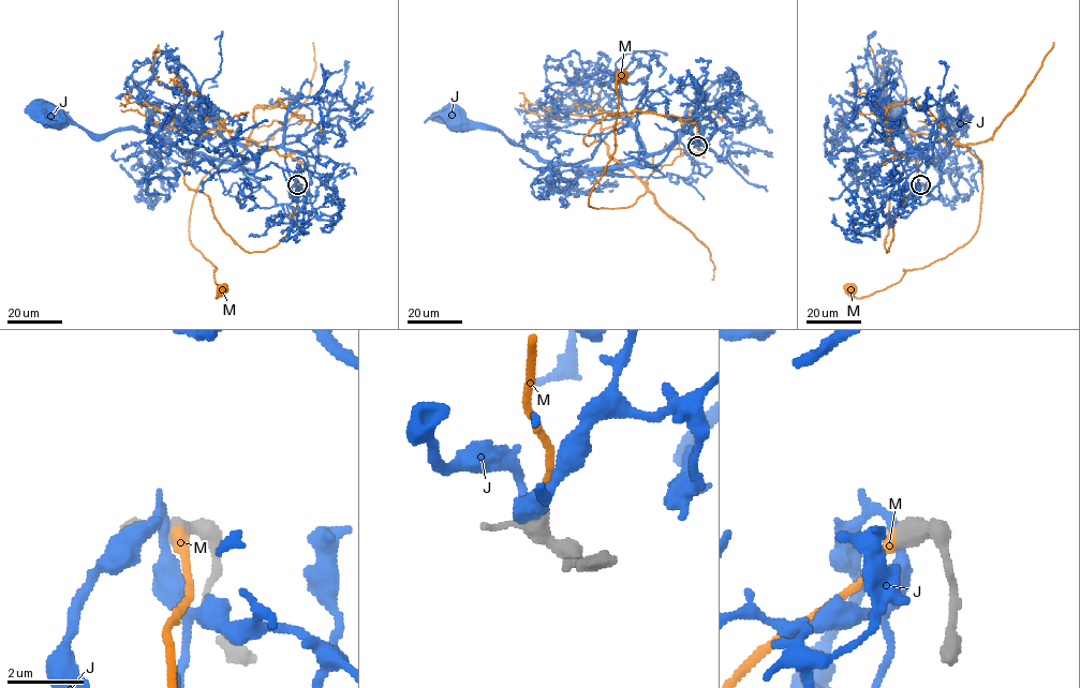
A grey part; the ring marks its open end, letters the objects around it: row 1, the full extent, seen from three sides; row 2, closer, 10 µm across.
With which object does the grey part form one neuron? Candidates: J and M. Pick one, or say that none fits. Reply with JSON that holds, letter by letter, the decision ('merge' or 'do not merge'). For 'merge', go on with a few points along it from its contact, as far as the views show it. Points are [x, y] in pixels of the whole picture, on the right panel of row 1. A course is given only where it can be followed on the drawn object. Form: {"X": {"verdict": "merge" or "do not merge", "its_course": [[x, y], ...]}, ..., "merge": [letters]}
{"J": {"verdict": "do not merge"}, "M": {"verdict": "merge", "its_course": [[919, 184], [887, 252], [889, 196], [915, 176], [917, 134], [980, 160], [977, 232], [879, 290], [853, 287]]}, "merge": ["M"]}

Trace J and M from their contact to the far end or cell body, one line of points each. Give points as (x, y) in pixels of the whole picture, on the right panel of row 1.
J: (920, 184), (903, 204), (930, 192), (940, 181), (942, 158), (940, 139), (927, 129), (905, 134), (891, 117)
M: (919, 184), (887, 252), (889, 196), (915, 176), (917, 134), (980, 160), (977, 232), (879, 290), (853, 287)

